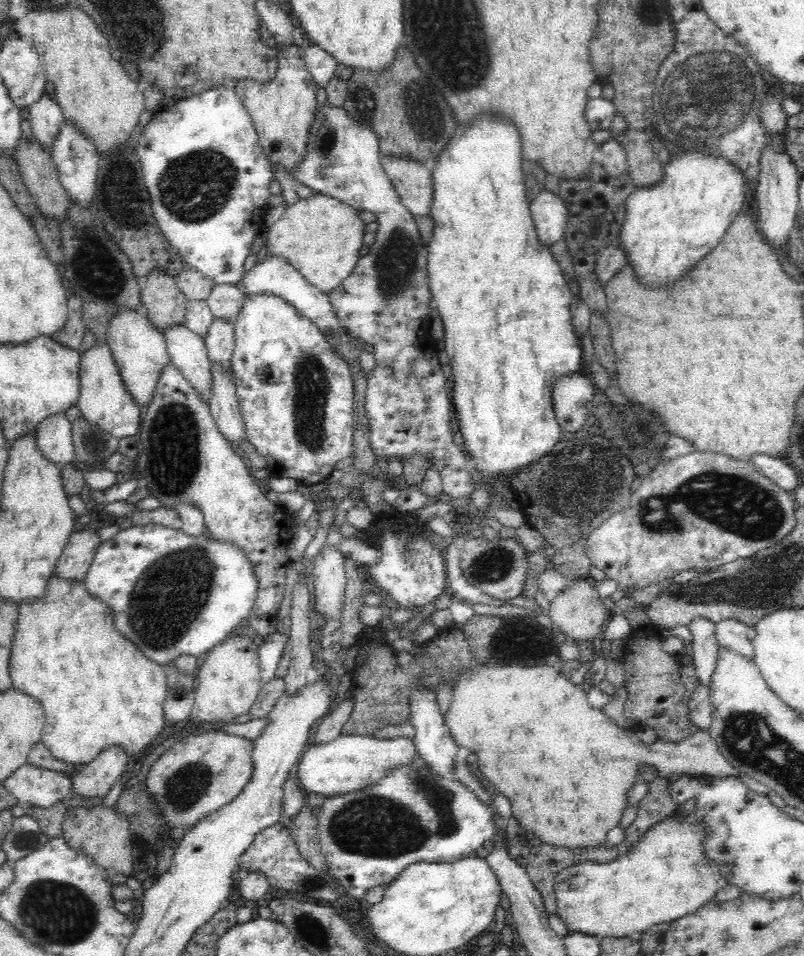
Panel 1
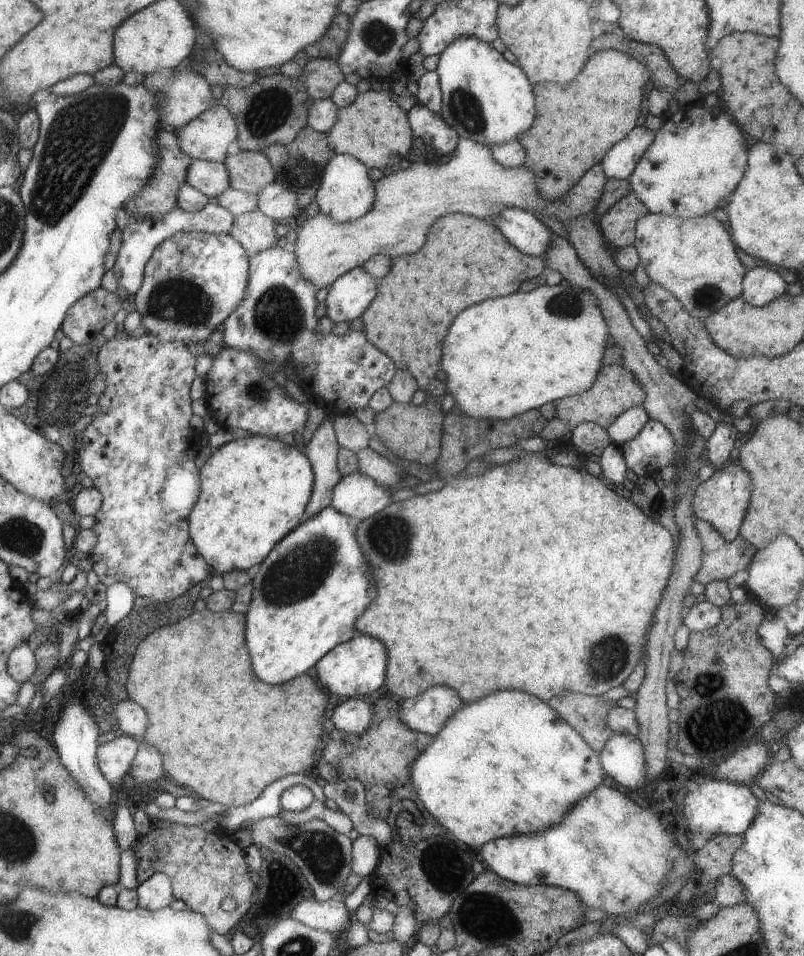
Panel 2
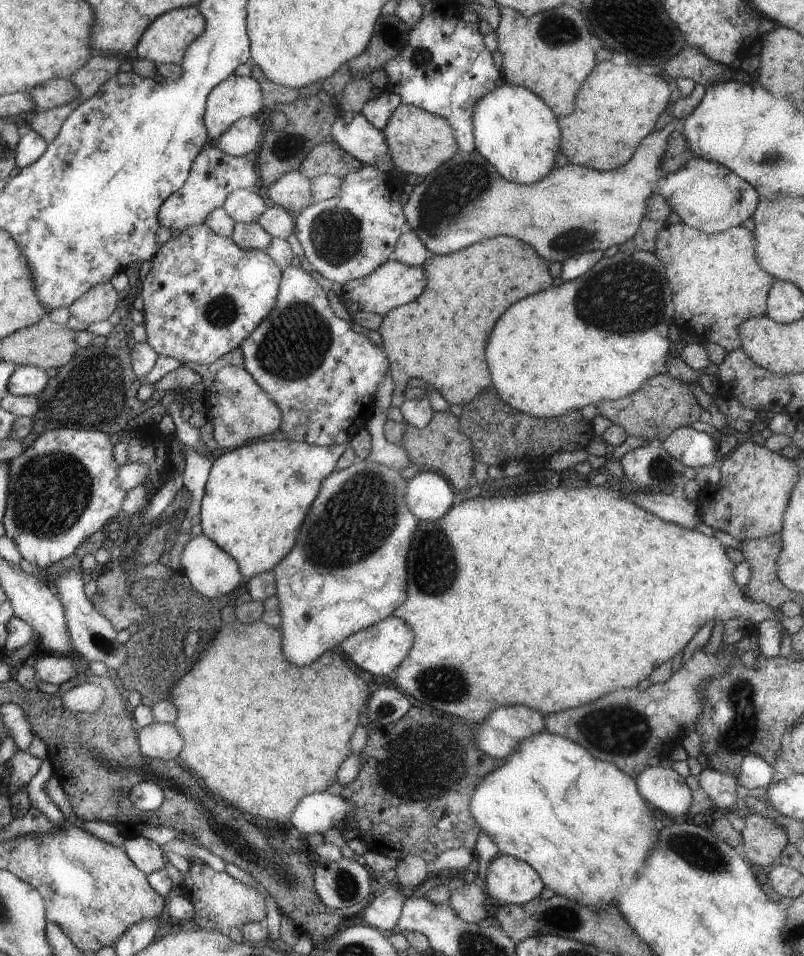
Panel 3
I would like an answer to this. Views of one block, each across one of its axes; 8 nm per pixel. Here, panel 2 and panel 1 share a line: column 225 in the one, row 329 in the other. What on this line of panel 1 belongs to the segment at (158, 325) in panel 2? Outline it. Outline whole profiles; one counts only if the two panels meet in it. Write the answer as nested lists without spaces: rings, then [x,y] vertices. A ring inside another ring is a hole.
[[[273,294],[244,295],[244,304],[233,325],[235,345],[231,370],[245,438],[264,456],[271,476],[284,476],[297,480],[299,484],[320,488],[332,474],[334,466],[352,453],[355,398],[348,363],[312,320]]]

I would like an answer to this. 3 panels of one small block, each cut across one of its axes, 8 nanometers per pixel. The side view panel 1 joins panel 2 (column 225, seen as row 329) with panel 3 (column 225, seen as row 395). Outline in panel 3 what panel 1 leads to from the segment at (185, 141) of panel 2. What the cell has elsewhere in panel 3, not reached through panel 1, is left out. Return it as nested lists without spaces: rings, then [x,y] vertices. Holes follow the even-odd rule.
[[[262,117],[241,118],[213,144],[230,156],[246,156],[260,144],[260,140],[264,138],[264,129]]]

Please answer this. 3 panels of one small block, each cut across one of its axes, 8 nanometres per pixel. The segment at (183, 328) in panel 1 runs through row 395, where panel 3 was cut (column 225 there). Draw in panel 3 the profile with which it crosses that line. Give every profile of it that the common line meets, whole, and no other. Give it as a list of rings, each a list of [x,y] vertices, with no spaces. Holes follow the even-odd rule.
[[[238,189],[230,192],[224,210],[235,220],[235,222],[256,222],[266,210],[266,202],[262,196],[250,192],[250,190]]]

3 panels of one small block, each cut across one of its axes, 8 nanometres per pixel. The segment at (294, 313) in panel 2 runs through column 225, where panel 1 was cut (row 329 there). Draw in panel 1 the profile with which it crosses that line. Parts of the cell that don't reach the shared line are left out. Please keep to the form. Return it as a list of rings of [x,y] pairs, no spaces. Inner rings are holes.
[[[266,255],[263,260],[258,261],[254,268],[245,274],[241,283],[243,294],[246,296],[256,296],[256,293],[268,293],[273,296],[279,296],[286,300],[300,312],[300,315],[306,315],[317,328],[324,333],[324,336],[342,336],[345,333],[344,328],[340,327],[338,317],[328,295],[324,295],[318,288],[312,286],[303,274],[295,266],[289,264],[286,257],[282,255]]]

